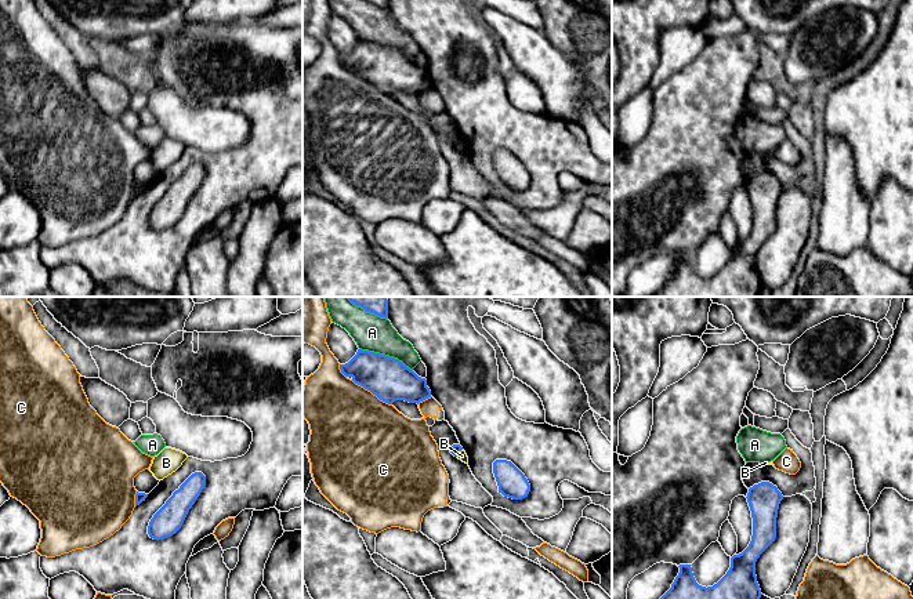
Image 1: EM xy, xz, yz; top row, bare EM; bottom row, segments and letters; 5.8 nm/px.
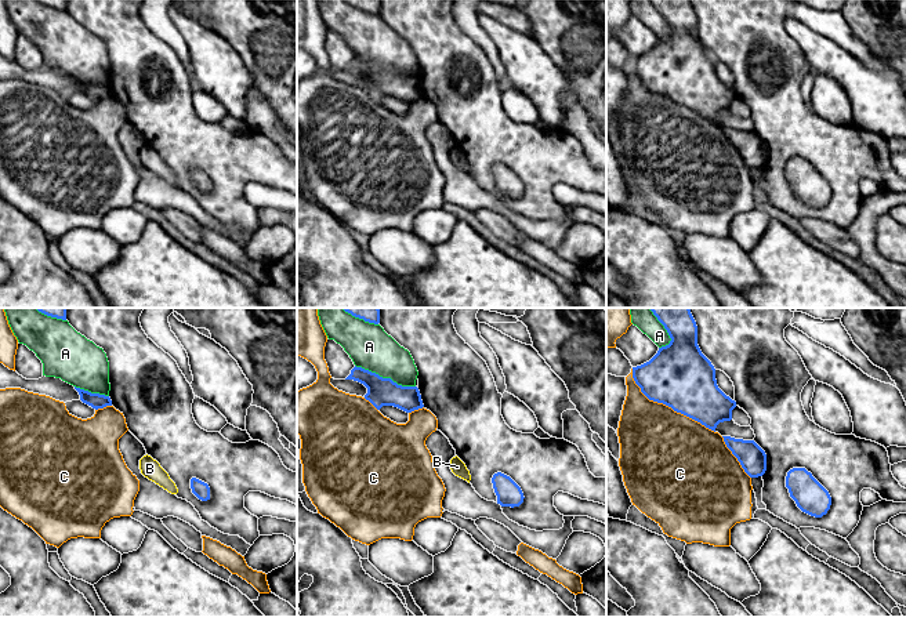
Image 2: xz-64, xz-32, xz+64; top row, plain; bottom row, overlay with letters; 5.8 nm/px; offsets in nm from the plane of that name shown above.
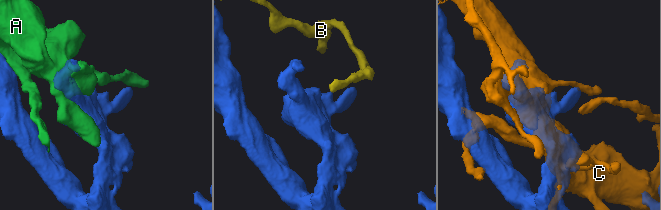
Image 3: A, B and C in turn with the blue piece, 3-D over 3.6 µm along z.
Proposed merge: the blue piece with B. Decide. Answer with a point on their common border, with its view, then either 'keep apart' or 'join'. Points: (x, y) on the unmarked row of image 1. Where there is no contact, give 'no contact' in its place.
xz (459, 142) | keep apart

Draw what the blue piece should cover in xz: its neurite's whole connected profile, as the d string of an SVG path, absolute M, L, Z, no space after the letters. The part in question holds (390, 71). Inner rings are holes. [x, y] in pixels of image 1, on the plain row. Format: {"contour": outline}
{"contour": "M358 40L348 54L340 55L340 61L388 95L395 91L419 95L431 88L425 69L385 46Z"}

